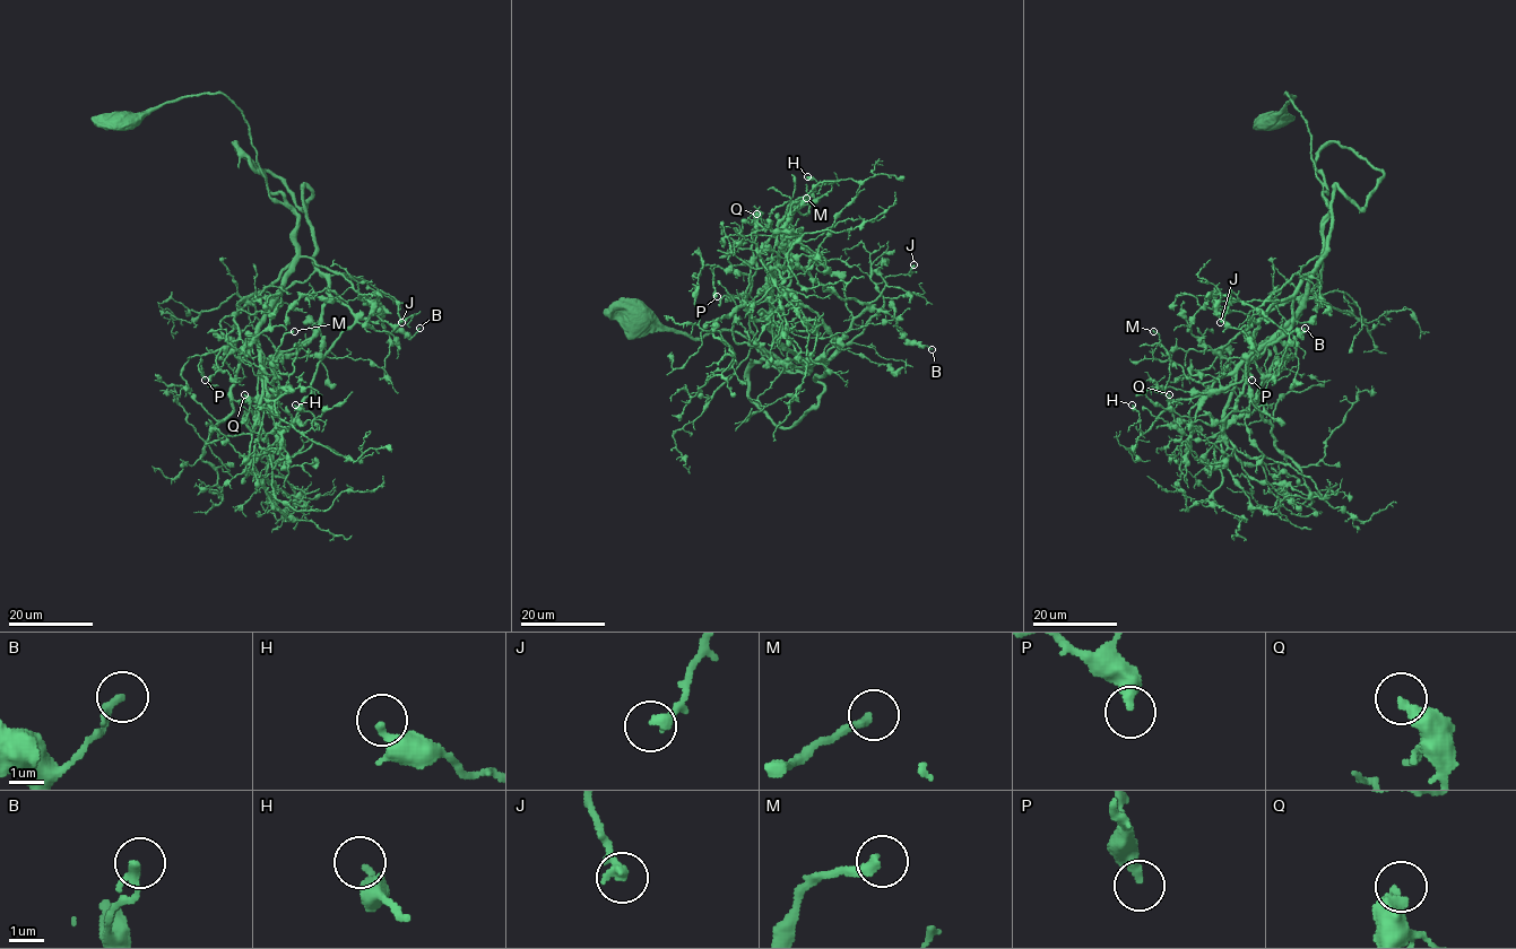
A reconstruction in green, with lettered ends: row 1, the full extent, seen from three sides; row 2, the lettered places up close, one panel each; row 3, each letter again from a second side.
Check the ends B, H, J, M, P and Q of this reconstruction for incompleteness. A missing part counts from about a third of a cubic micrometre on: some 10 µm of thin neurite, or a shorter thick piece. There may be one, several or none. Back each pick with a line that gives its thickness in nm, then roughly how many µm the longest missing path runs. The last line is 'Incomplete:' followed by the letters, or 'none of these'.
M: Thickness 280 nm. Missing length about 20 µm
Incomplete: M

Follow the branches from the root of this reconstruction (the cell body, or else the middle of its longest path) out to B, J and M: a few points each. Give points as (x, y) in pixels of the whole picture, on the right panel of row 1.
B: (1272, 119), (1291, 95), (1328, 201), (1322, 254), (1281, 287), (1265, 318), (1300, 337), (1305, 328)
J: (1272, 119), (1291, 95), (1328, 201), (1322, 254), (1259, 306), (1231, 290), (1220, 322)
M: (1272, 119), (1291, 95), (1328, 201), (1322, 262), (1306, 298), (1230, 372), (1204, 382), (1189, 380), (1153, 331)

